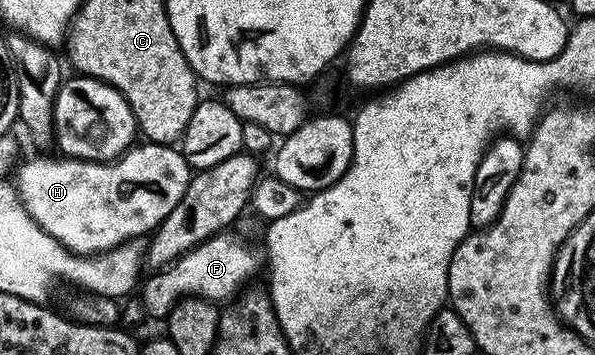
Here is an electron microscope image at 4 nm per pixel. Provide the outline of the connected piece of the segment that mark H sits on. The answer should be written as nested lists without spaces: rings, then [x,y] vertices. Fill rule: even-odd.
[[[154,143],[136,144],[134,147],[128,148],[127,152],[122,154],[118,159],[110,163],[100,163],[98,161],[81,161],[78,159],[59,159],[63,161],[54,161],[51,157],[39,157],[36,161],[27,161],[23,166],[20,164],[19,181],[17,180],[17,188],[20,200],[27,208],[29,215],[36,221],[36,223],[48,232],[53,239],[57,239],[67,249],[80,255],[92,255],[105,253],[118,245],[124,245],[132,242],[133,237],[139,237],[142,233],[150,234],[152,231],[159,228],[161,222],[169,215],[169,211],[173,211],[173,207],[177,207],[177,203],[181,203],[181,199],[185,195],[185,191],[189,187],[193,176],[193,170],[187,164],[186,159],[183,158],[182,152],[178,148],[170,145],[157,145]]]

